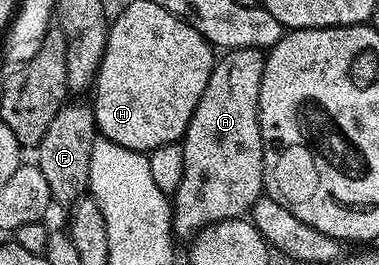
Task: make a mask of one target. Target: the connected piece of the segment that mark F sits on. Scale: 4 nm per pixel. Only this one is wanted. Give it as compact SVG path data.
M66 103L55 115L46 134L42 137L34 156L37 167L45 174L50 184L51 197L55 204L75 204L88 188L90 154L98 137L95 110L91 104Z

